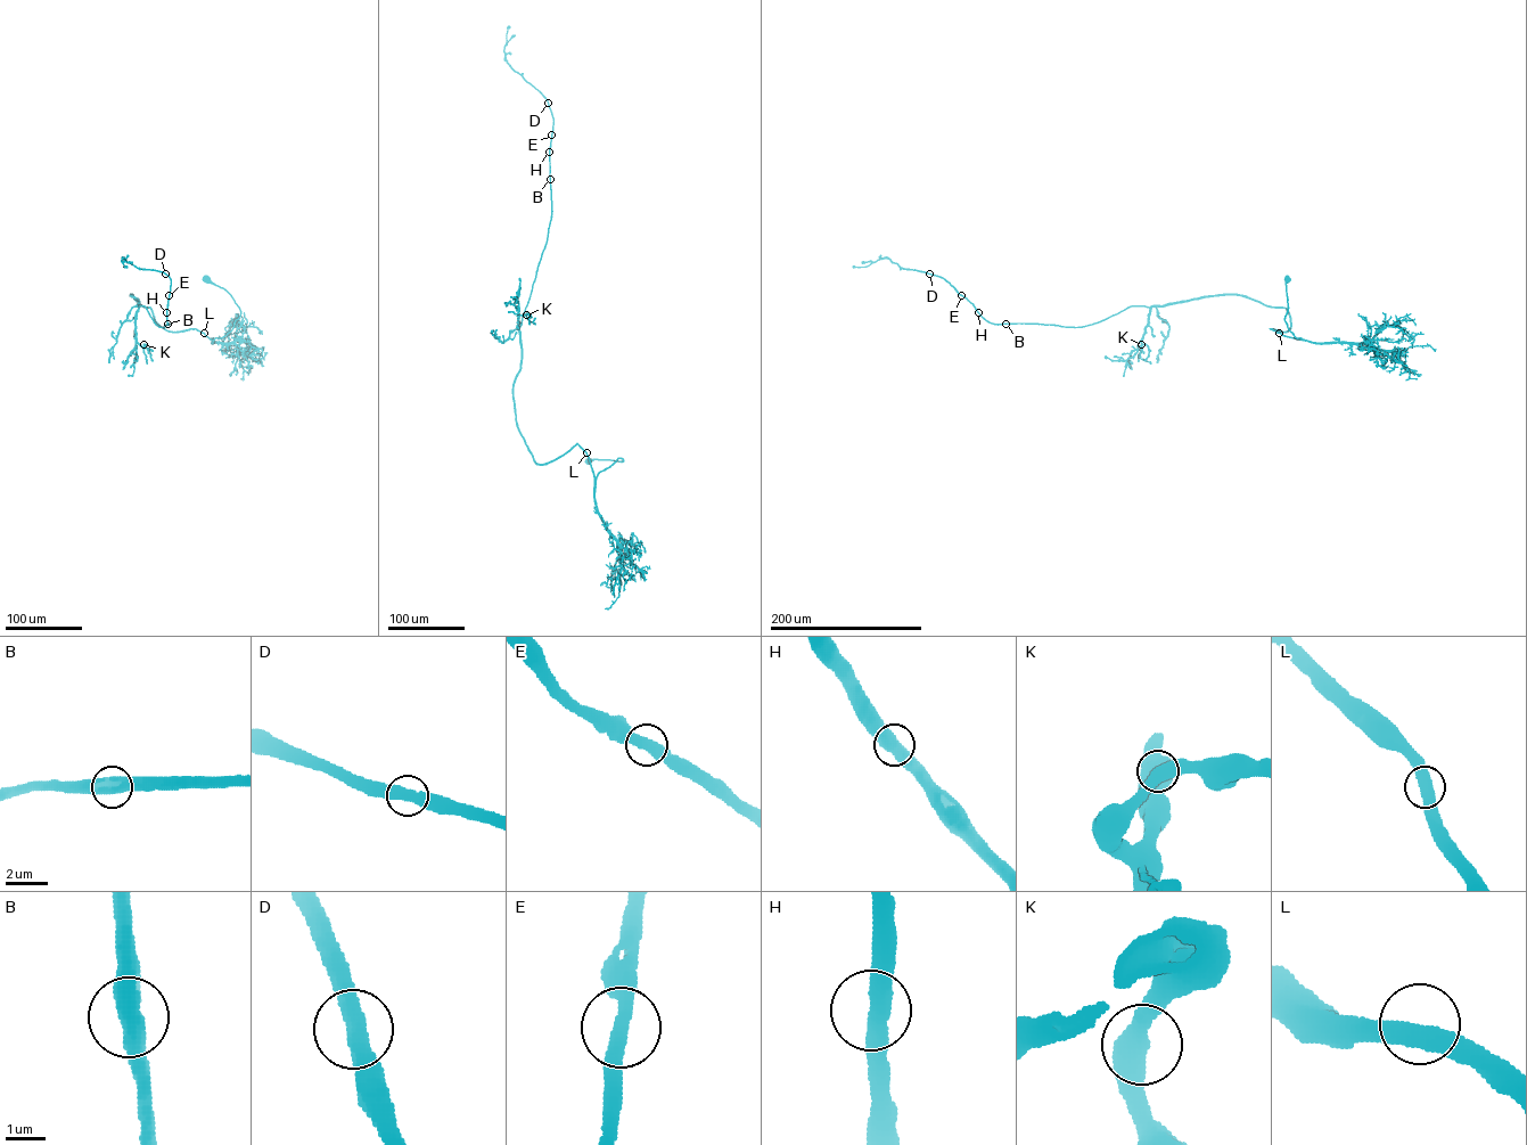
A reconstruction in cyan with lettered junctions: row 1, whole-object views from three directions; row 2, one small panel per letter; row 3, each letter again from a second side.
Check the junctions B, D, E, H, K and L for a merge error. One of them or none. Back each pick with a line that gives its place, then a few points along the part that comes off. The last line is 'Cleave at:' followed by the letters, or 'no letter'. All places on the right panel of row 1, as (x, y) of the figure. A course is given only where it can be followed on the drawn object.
Cleave at: no letter

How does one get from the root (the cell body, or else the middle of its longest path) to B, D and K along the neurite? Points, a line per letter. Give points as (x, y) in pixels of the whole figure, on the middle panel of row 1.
B: (588, 461), (623, 459), (596, 480), (576, 443), (538, 464), (516, 419), (519, 327), (547, 242), (550, 179)
D: (588, 461), (623, 459), (596, 480), (576, 443), (538, 464), (514, 397), (519, 327), (551, 217), (548, 103)
K: (588, 461), (623, 459), (596, 480), (576, 443), (538, 464), (518, 428), (512, 385), (526, 315)

